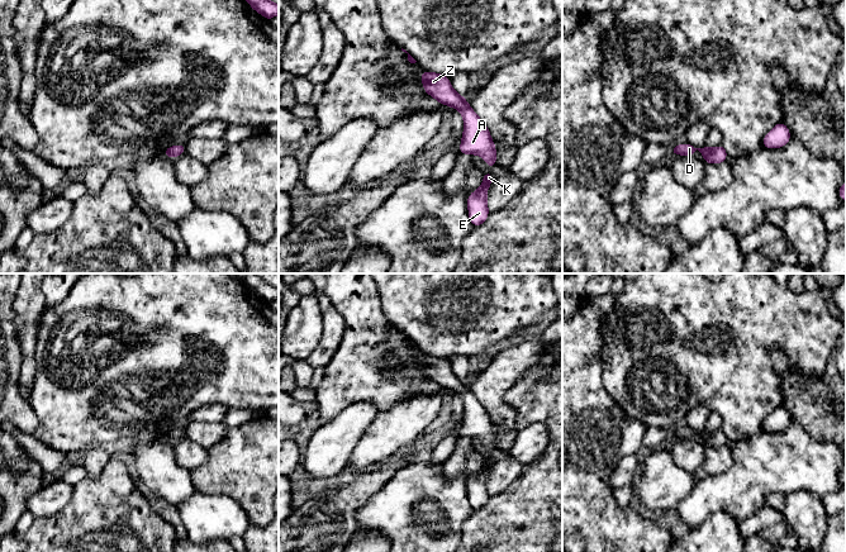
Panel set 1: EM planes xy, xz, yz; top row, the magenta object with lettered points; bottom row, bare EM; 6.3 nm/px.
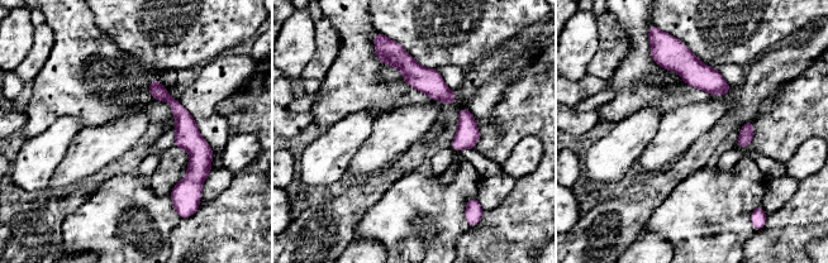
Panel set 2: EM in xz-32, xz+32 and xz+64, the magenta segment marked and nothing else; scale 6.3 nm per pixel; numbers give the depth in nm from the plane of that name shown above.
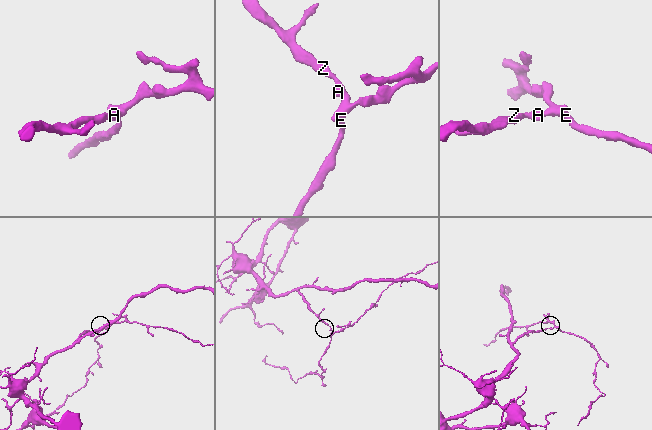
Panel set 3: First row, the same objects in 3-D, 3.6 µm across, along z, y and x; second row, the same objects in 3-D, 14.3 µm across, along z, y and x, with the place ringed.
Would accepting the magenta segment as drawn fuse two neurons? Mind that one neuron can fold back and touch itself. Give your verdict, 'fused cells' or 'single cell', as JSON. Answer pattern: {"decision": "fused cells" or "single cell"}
{"decision": "single cell"}

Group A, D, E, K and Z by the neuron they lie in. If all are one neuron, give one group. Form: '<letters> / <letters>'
A D E K Z

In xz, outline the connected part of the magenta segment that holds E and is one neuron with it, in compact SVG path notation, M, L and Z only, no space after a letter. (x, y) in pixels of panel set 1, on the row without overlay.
M484 456L483 468L467 481L469 501L474 510L479 510L485 506L489 500L486 479L493 463L494 461L490 456Z

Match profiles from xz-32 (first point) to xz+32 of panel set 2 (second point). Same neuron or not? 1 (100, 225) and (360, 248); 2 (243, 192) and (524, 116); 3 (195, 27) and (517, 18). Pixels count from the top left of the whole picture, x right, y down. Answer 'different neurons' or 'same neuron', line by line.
1: different neurons
2: same neuron
3: same neuron

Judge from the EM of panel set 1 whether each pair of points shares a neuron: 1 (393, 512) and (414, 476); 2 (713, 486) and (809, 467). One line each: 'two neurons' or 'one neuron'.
1: one neuron
2: one neuron

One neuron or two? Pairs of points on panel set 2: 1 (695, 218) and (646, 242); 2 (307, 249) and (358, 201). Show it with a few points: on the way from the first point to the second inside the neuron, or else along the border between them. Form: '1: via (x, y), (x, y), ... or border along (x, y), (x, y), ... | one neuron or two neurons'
1: border along (645, 232), (661, 235), (674, 249) | two neurons
2: via (319, 237), (346, 211) | one neuron

